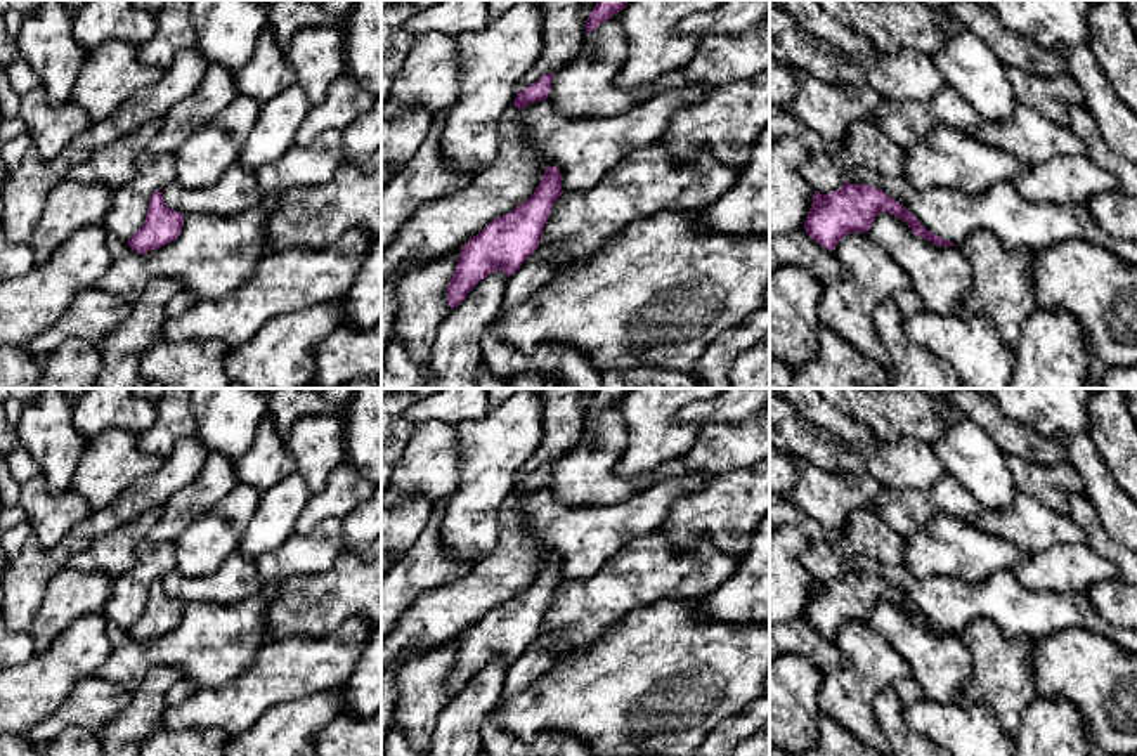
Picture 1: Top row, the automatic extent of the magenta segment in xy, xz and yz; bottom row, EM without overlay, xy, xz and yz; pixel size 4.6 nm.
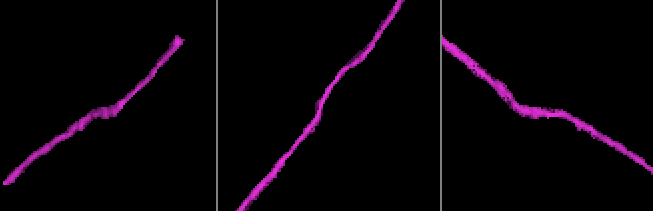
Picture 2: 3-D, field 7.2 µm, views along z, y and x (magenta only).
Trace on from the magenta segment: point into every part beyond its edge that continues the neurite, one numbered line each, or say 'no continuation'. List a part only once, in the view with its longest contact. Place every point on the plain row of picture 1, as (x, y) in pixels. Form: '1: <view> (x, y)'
1: xz (584, 538)

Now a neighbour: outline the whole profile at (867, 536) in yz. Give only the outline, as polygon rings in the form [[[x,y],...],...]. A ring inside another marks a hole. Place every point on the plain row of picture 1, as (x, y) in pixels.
[[[854,512],[848,525],[820,541],[811,541],[801,560],[804,569],[820,583],[841,577],[846,570],[861,572],[856,564],[844,564],[846,555],[860,557],[880,564],[905,562],[905,539],[896,534],[874,512]]]

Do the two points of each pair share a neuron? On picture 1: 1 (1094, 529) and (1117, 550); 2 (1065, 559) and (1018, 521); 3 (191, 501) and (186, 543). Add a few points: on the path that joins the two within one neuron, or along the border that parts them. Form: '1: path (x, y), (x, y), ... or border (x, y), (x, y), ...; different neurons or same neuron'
1: path (1099, 534), (1111, 547); same neuron
2: border (1087, 543), (1059, 543), (1025, 553); different neurons
3: border (219, 501), (172, 541); different neurons

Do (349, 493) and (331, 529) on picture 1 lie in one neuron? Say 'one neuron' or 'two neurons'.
two neurons

